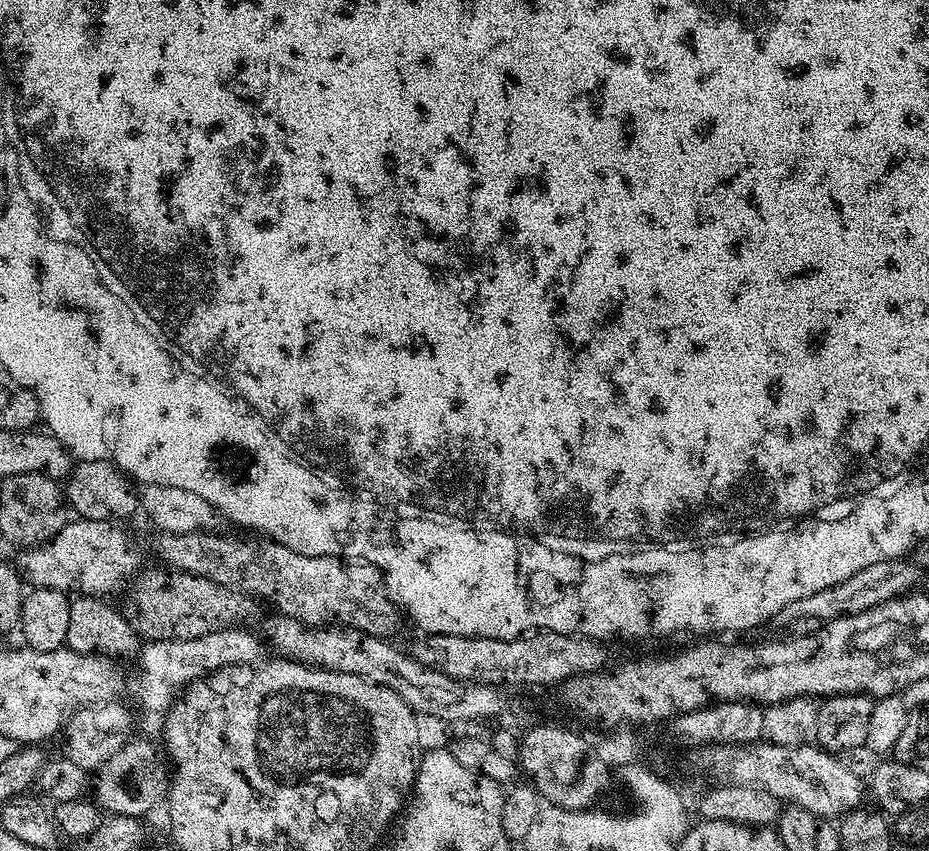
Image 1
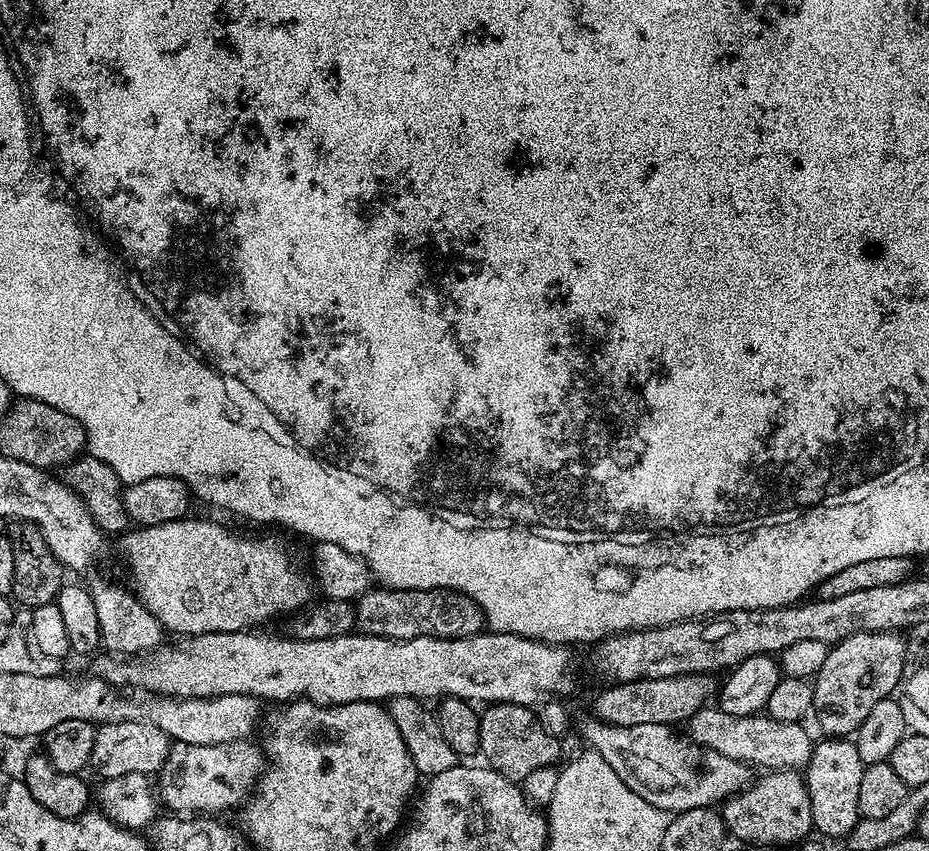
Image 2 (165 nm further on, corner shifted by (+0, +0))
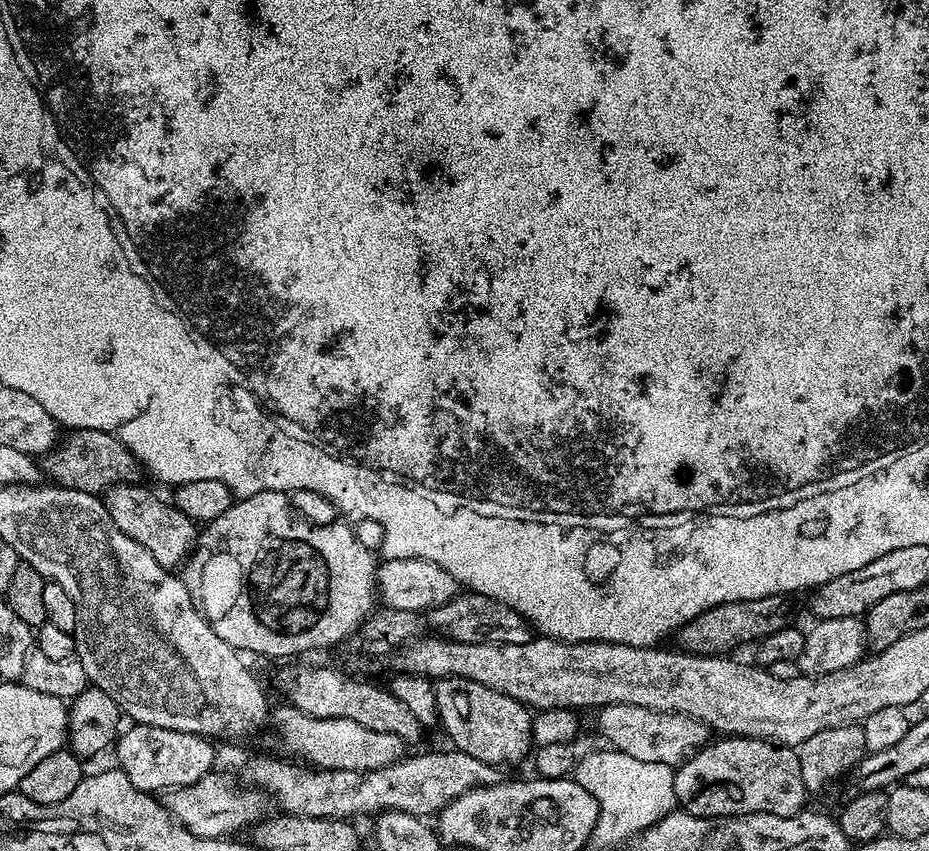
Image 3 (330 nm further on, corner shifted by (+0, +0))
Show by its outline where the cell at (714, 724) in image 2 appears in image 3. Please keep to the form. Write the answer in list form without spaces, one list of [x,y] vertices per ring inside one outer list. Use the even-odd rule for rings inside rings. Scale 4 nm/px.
[[[610,704],[599,709],[597,716],[598,728],[601,734],[613,743],[611,745],[617,751],[640,762],[661,762],[662,765],[676,768],[710,740],[707,724],[677,712],[654,711],[648,707],[629,704]]]

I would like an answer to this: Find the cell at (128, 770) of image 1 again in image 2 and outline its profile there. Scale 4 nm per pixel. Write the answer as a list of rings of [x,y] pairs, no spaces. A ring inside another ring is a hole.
[[[251,739],[235,740],[229,744],[215,744],[214,746],[194,746],[193,744],[173,743],[168,750],[168,757],[163,768],[158,773],[158,792],[162,797],[165,809],[176,814],[224,814],[227,808],[239,809],[247,801],[250,793],[255,789],[266,768],[266,760],[261,747],[252,744]]]

